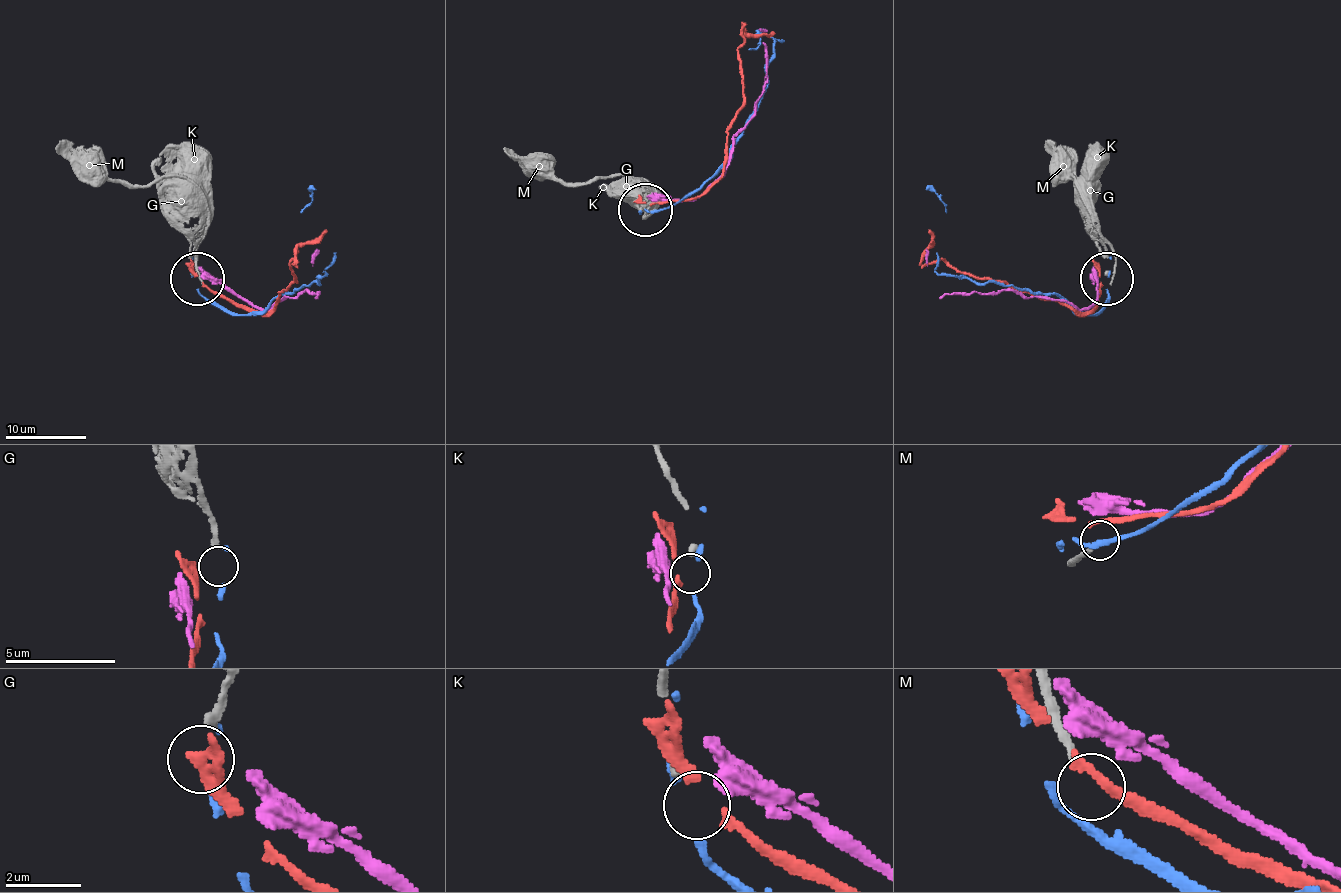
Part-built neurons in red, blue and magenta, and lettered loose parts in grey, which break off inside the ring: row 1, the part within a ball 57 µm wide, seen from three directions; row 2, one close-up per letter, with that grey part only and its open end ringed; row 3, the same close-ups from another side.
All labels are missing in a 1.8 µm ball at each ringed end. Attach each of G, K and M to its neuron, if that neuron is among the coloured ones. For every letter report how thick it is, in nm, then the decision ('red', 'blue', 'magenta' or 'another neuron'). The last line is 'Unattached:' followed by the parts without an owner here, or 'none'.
G: 200 nm thick; another neuron
K: 240 nm thick; another neuron
M: 190 nm thick; another neuron
Unattached: G, K, M

